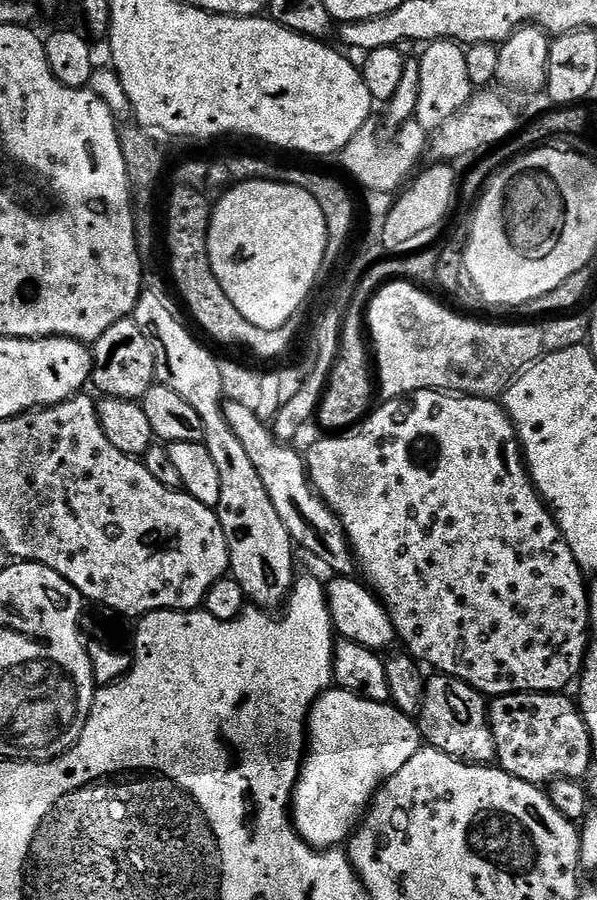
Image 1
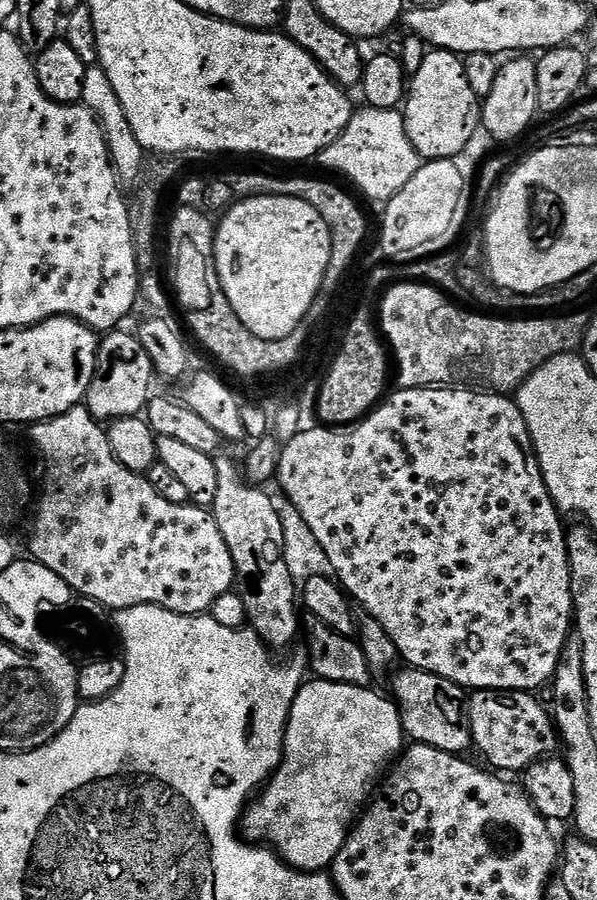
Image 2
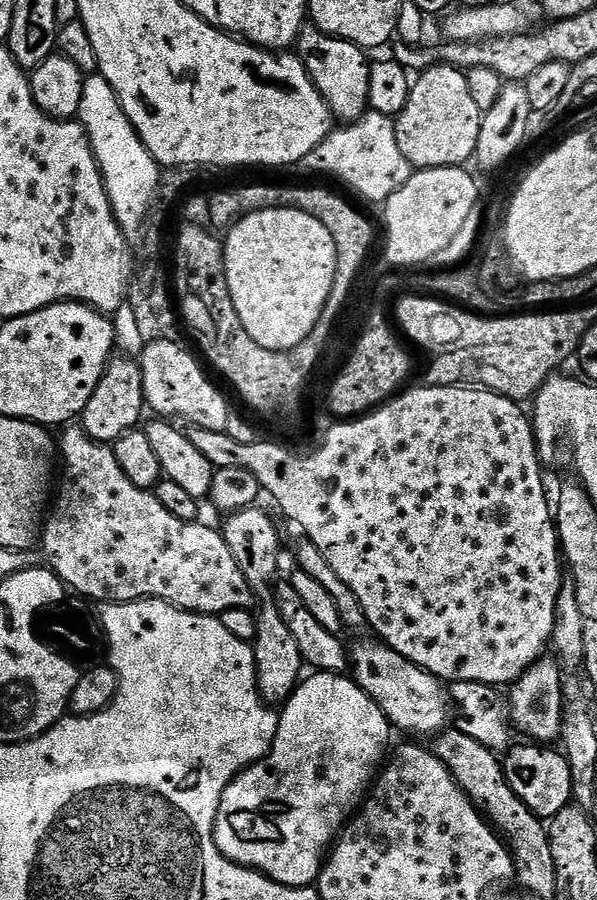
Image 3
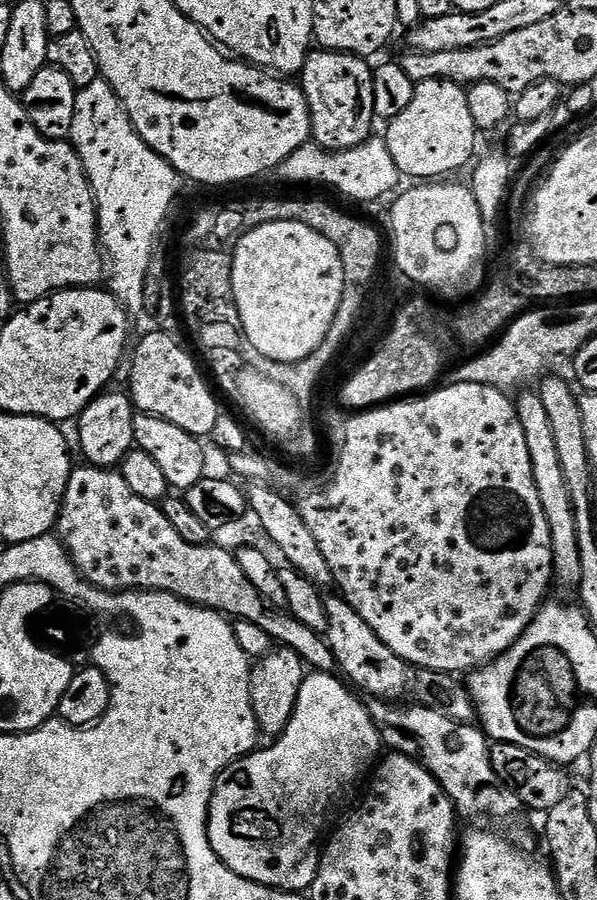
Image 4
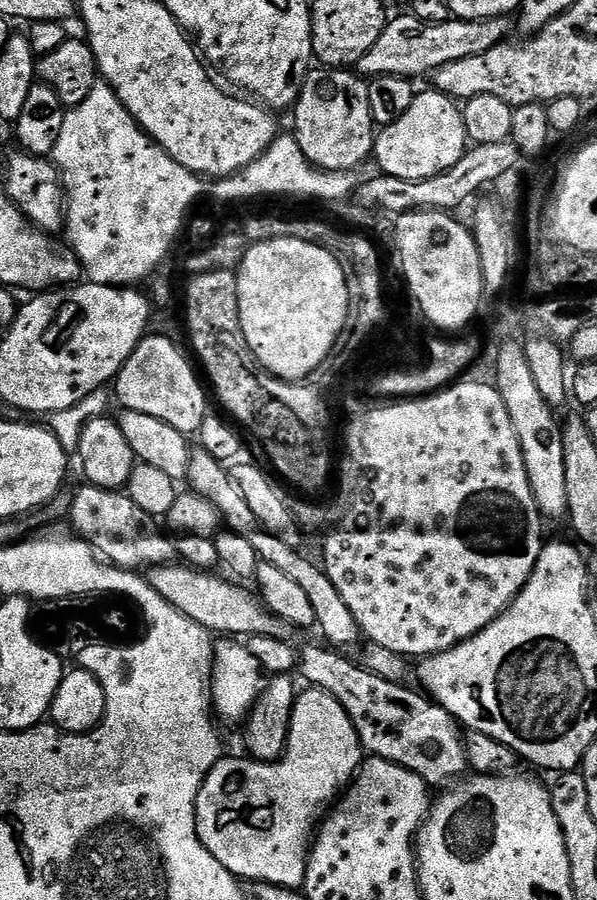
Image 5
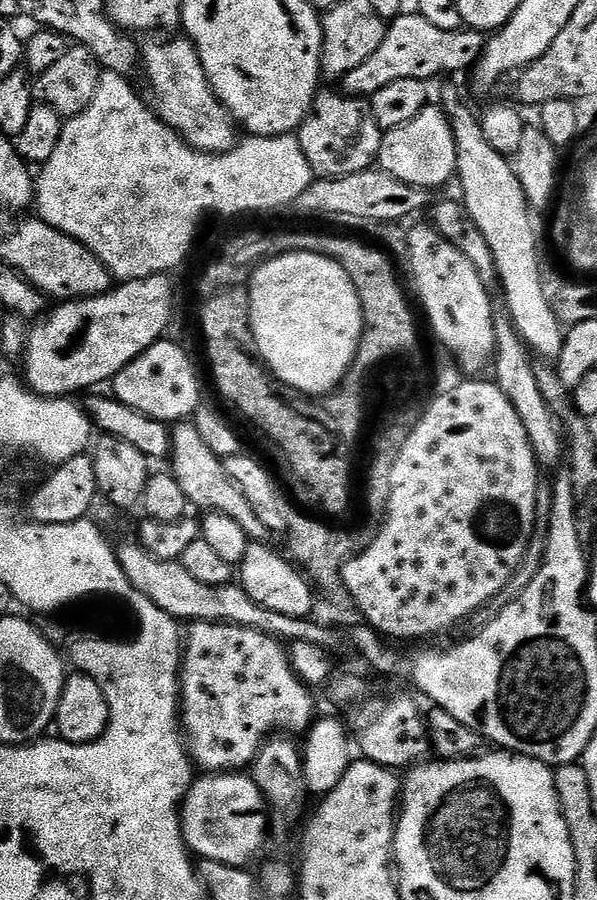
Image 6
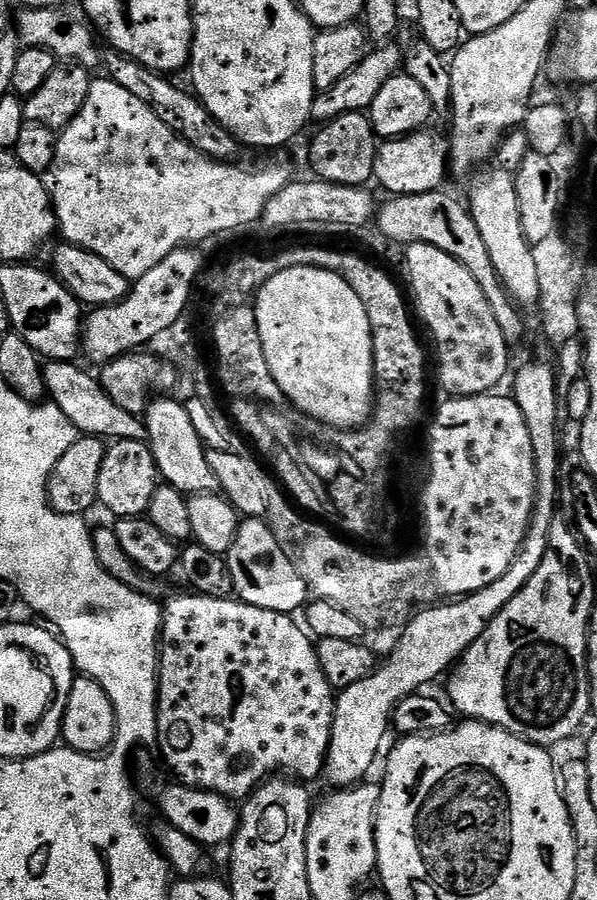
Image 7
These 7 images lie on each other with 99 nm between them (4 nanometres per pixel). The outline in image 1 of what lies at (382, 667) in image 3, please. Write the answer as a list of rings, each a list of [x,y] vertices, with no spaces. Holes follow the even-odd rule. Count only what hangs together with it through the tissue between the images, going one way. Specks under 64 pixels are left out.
[[[432,674],[424,685],[424,704],[418,723],[423,743],[464,764],[491,765],[496,758],[494,734],[488,721],[489,701],[457,676]]]

